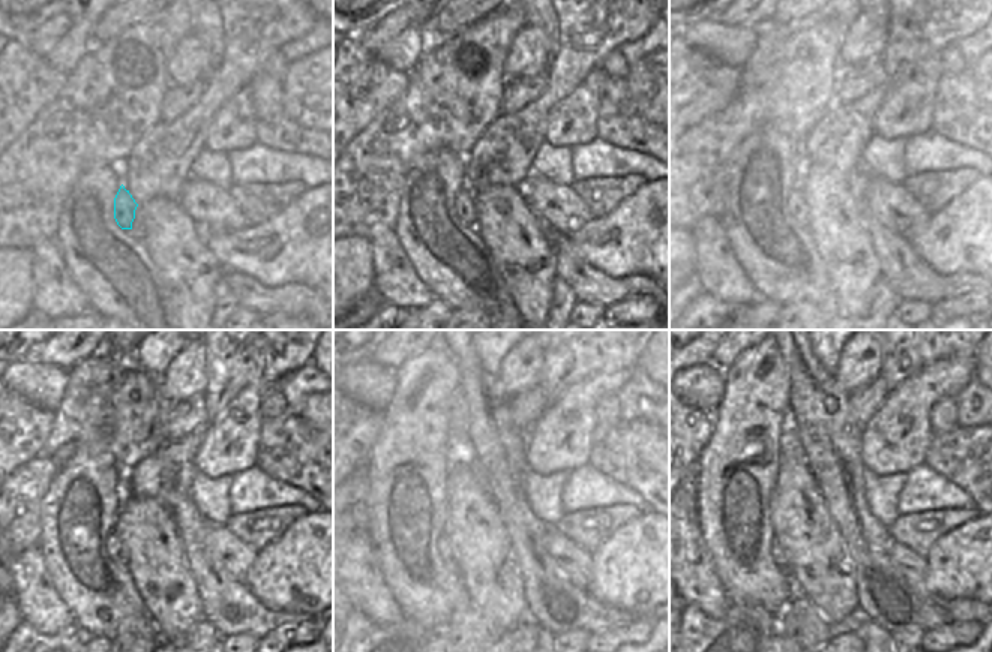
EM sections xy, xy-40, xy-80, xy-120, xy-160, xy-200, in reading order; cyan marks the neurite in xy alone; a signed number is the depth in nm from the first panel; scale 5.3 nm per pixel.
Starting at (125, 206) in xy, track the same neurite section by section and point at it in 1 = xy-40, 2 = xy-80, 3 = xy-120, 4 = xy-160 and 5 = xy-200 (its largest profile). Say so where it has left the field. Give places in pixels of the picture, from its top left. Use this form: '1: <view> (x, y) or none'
1: xy-40 (464, 203)
2: xy-80 (797, 206)
3: xy-120 (116, 550)
4: xy-160 (444, 550)
5: xy-200 (778, 556)

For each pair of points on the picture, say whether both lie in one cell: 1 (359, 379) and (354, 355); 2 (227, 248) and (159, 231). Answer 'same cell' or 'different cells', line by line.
1: different cells
2: different cells

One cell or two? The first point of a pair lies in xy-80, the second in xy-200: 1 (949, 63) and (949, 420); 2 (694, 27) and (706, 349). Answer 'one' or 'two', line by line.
1: one
2: two

